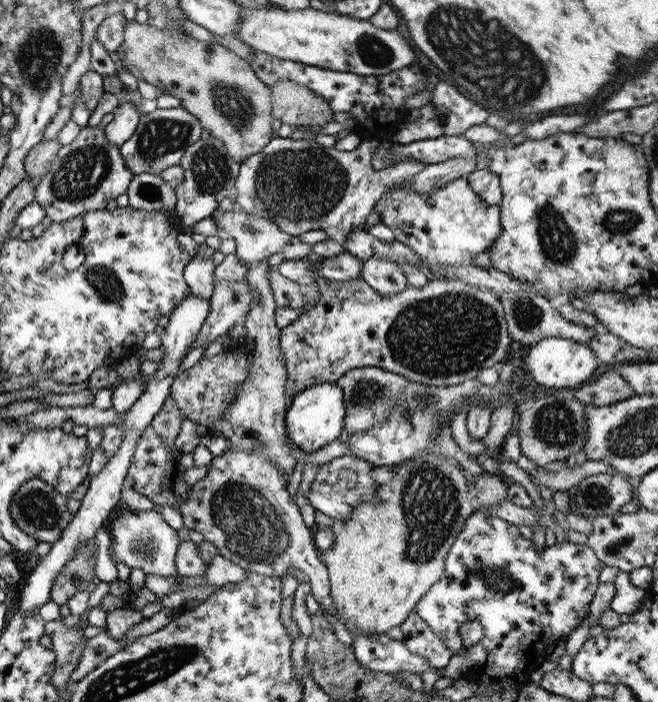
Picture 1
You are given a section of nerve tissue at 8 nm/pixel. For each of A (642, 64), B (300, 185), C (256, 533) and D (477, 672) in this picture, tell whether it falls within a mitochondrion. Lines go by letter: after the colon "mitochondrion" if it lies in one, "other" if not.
A: other
B: mitochondrion
C: mitochondrion
D: other

